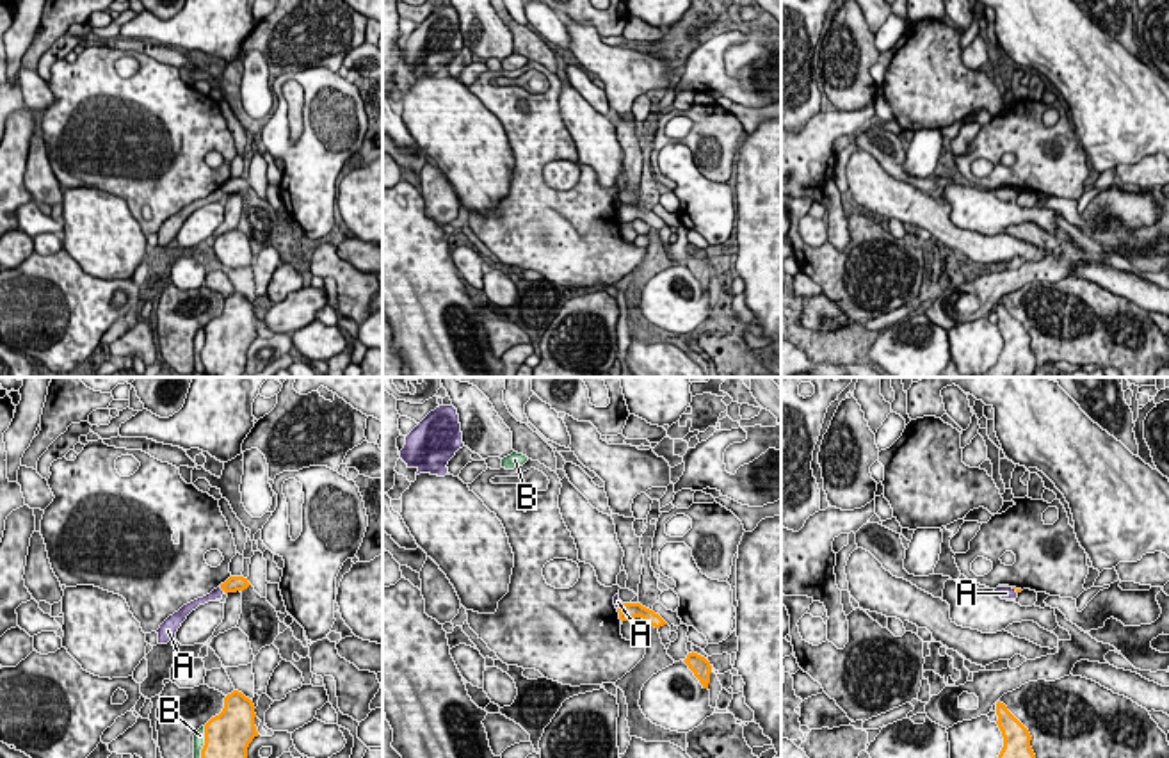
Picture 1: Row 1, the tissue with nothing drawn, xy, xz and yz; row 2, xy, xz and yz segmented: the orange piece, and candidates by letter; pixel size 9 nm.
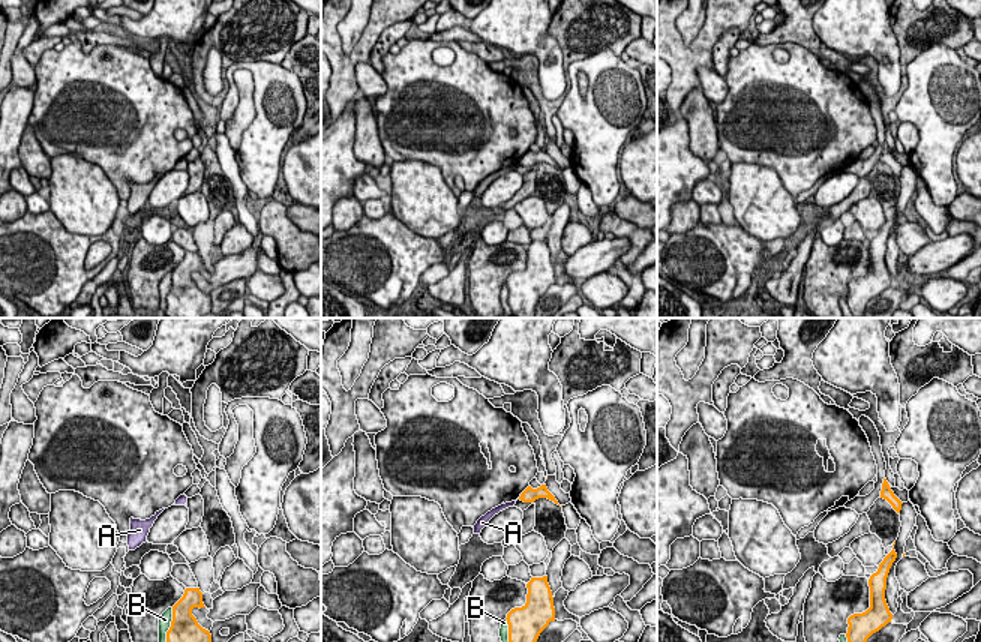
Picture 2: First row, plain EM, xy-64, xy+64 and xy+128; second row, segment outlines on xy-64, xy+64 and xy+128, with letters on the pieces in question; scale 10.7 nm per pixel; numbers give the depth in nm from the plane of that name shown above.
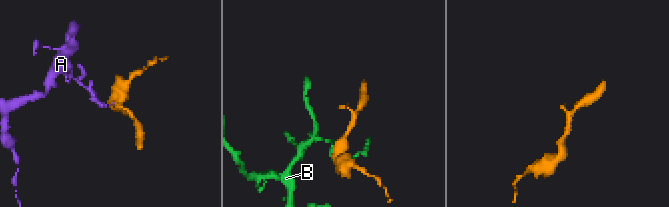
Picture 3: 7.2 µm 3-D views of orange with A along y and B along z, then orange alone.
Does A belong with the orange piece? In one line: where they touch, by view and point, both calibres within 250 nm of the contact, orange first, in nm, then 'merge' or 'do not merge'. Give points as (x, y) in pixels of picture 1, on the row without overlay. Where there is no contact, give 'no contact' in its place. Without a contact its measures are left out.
meets orange in xy at (223, 191); 140 nm thick on the orange side, 100 nm on the other; do not merge

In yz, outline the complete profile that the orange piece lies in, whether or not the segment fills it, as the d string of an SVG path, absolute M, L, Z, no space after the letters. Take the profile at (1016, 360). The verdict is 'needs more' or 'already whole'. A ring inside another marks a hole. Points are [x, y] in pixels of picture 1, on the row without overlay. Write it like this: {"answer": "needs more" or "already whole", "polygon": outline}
{"answer": "already whole", "polygon": "M1000 302L996 304L996 317L1004 338L1004 349L996 363L984 374L963 375L950 361L939 377L1030 377L1036 368L1036 356L1030 349L1028 331Z"}

